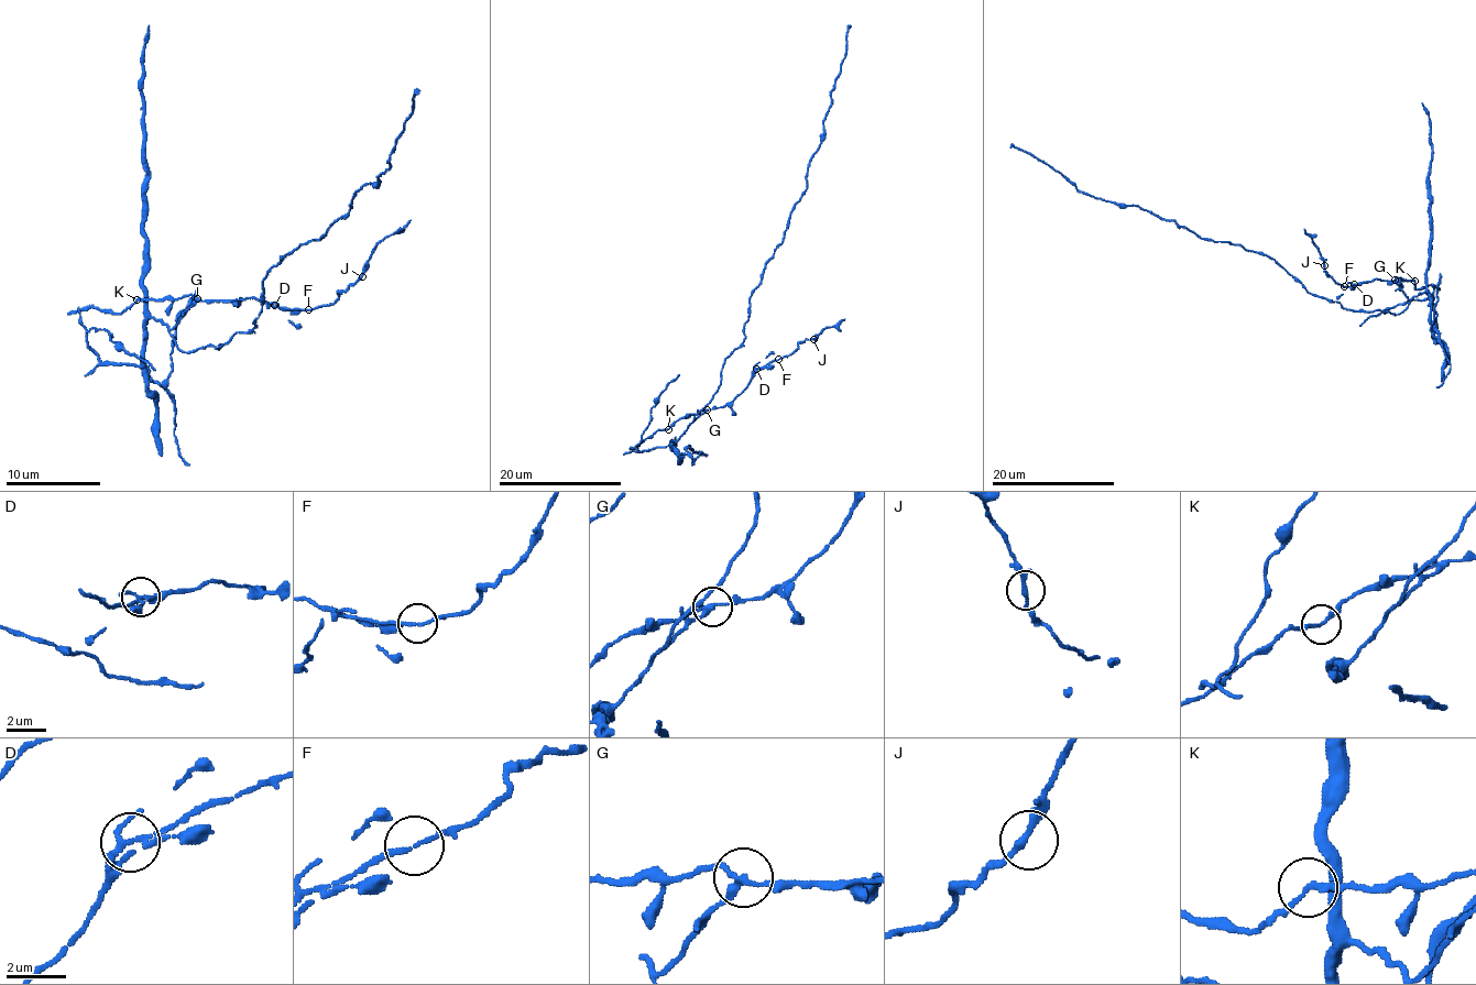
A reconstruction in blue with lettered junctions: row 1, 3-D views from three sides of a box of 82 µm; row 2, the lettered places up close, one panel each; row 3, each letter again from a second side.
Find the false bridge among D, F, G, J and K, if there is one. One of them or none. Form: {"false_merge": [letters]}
{"false_merge": ["G"]}

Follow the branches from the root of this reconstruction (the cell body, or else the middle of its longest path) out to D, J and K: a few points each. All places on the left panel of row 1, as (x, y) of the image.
D: (260, 309), (253, 329), (239, 331), (219, 348), (184, 352), (170, 334), (198, 301), (258, 298), (274, 305)
J: (260, 309), (253, 329), (219, 348), (184, 352), (170, 334), (198, 301), (258, 298), (315, 309), (362, 276)
K: (260, 309), (253, 329), (239, 331), (219, 348), (208, 346), (184, 352), (170, 329), (194, 298), (137, 301)

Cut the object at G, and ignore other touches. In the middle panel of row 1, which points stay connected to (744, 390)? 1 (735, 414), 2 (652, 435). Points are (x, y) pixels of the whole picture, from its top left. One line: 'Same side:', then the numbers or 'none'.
Same side: 1, 2

